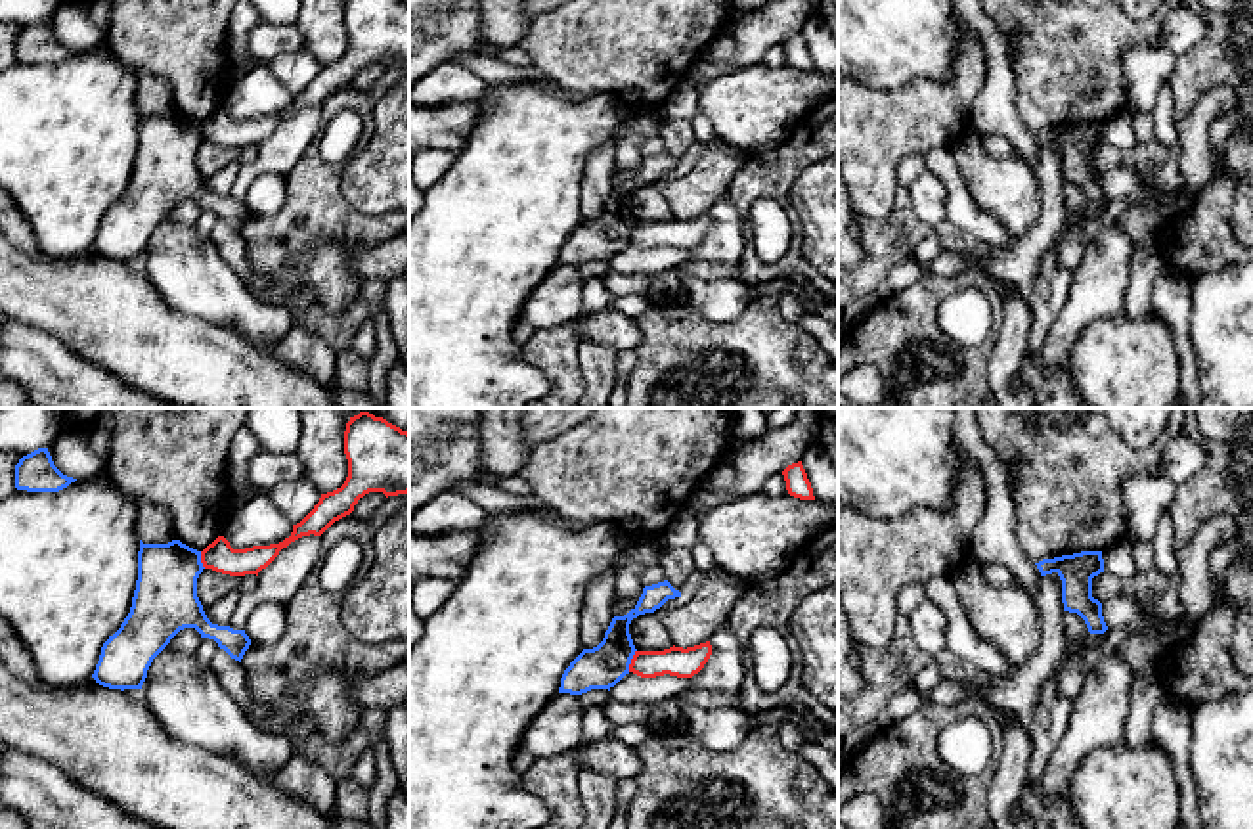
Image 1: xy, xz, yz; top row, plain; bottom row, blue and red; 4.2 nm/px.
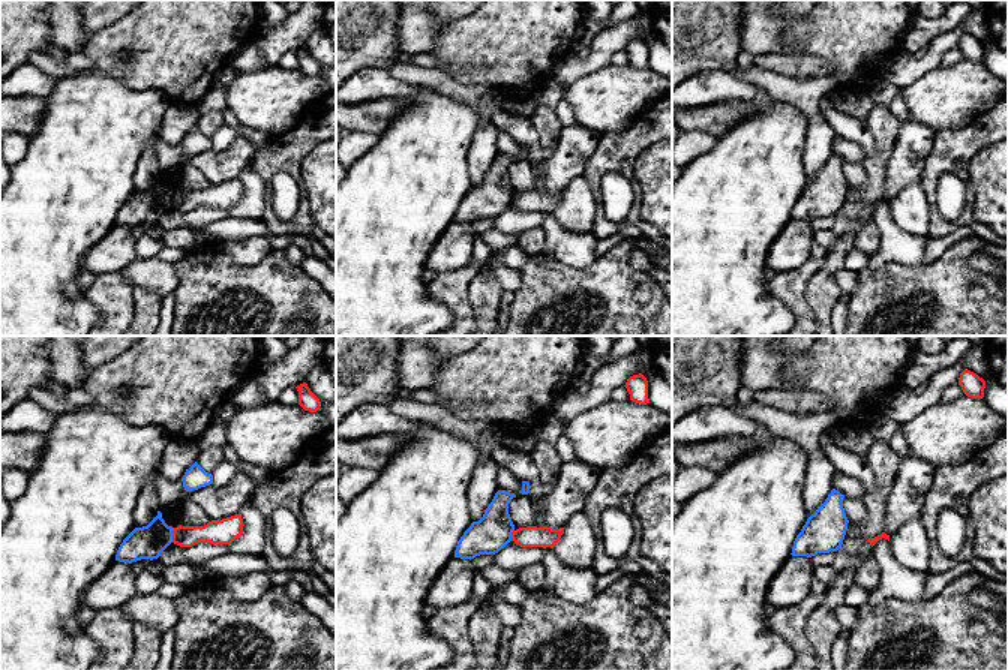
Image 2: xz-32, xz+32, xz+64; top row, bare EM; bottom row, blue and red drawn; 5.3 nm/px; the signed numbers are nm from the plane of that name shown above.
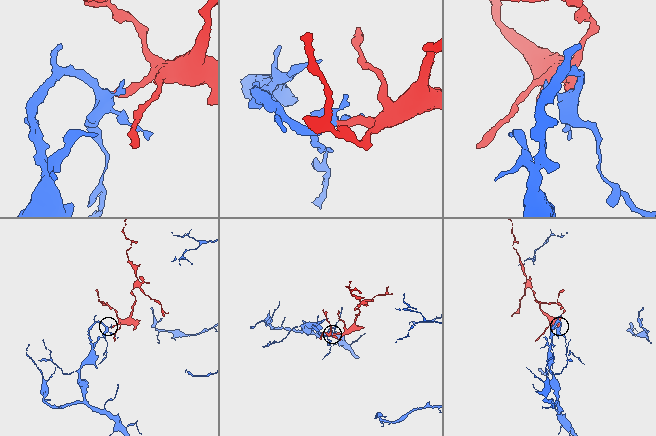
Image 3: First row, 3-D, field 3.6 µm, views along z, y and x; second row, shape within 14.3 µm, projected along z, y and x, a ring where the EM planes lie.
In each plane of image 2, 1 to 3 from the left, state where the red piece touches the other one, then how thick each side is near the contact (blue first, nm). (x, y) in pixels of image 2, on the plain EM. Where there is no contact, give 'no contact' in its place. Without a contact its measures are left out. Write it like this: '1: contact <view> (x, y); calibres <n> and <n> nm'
1: contact xz-32 (171, 200); calibres 180 and 130 nm
2: contact xz+32 (510, 200); calibres 200 and 110 nm
3: no contact

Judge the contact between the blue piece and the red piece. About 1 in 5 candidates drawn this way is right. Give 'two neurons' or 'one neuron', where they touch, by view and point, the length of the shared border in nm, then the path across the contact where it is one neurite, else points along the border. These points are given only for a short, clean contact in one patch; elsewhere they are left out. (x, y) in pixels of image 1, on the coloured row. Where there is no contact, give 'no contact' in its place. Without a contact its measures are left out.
two neurons; meets blue in xz at (630, 661); contact 100 nm long; border along xz (636, 649), (628, 671)

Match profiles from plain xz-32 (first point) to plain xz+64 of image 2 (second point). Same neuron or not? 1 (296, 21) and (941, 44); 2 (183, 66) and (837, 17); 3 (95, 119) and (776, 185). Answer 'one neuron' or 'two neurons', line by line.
1: one neuron
2: one neuron
3: one neuron

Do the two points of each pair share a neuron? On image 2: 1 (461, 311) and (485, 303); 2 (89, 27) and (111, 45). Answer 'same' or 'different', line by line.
1: different
2: different

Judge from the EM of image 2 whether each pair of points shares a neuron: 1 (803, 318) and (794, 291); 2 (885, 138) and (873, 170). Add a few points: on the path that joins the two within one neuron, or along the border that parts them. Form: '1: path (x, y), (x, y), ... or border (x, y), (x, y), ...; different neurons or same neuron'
1: path (803, 312), (794, 297); same neuron
2: path (882, 146), (882, 153), (876, 162); same neuron

